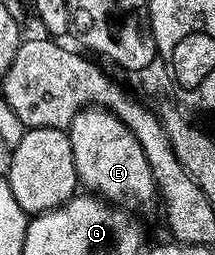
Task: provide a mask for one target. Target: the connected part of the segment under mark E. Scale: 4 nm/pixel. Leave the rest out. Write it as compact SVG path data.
M84 107L71 121L67 134L75 157L77 181L86 192L113 205L138 203L145 207L152 199L154 202L157 182L153 179L147 153L143 153L143 145L135 141L135 133L131 133L119 117L104 107Z

